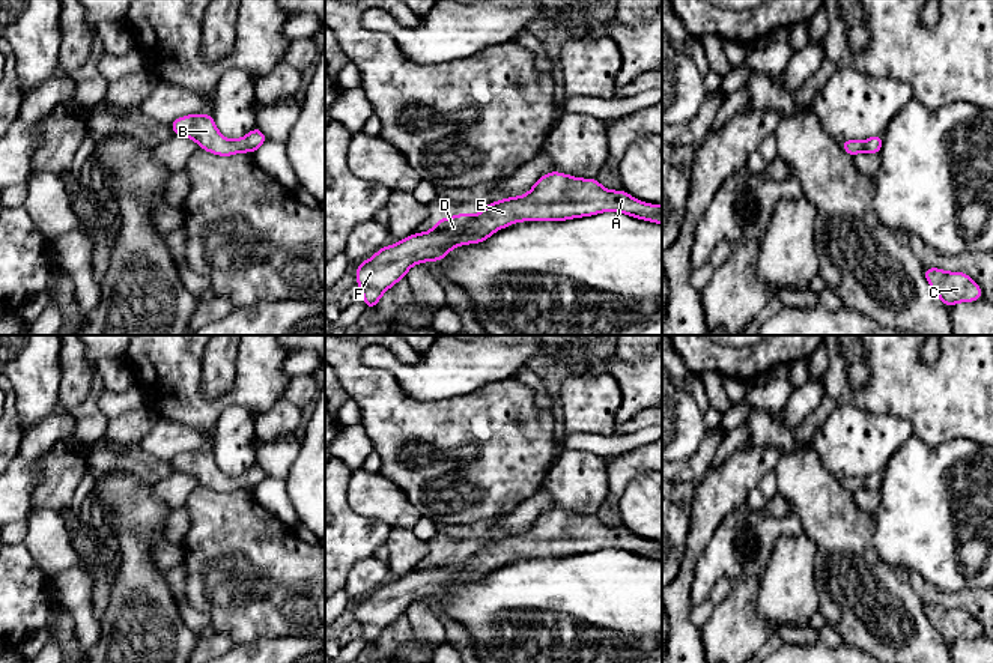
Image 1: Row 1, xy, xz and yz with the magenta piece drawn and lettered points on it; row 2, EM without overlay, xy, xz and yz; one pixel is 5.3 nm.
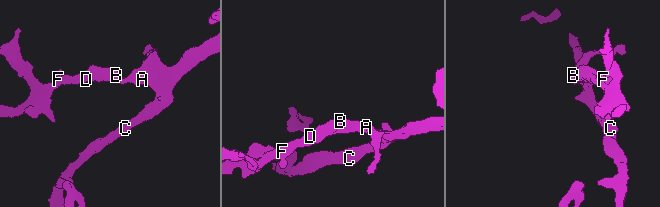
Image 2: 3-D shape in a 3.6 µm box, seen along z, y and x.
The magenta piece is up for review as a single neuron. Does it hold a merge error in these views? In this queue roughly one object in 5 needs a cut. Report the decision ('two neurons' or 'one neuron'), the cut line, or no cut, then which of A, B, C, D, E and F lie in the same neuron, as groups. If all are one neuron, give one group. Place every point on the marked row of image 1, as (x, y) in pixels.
one neuron; no cut; A B C D E F

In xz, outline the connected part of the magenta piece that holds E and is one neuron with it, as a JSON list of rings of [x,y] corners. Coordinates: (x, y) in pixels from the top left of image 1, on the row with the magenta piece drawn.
[[[551,171],[525,195],[492,201],[474,216],[463,212],[438,219],[430,232],[414,233],[396,245],[381,248],[360,263],[355,280],[366,308],[375,308],[384,292],[405,278],[415,263],[441,262],[450,250],[483,242],[513,223],[563,221],[606,210],[662,224],[662,206],[638,201],[624,189],[606,191],[596,177],[578,179]]]

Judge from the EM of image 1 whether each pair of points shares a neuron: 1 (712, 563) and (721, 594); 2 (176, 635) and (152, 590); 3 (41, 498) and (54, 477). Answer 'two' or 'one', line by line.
1: two
2: one
3: one

